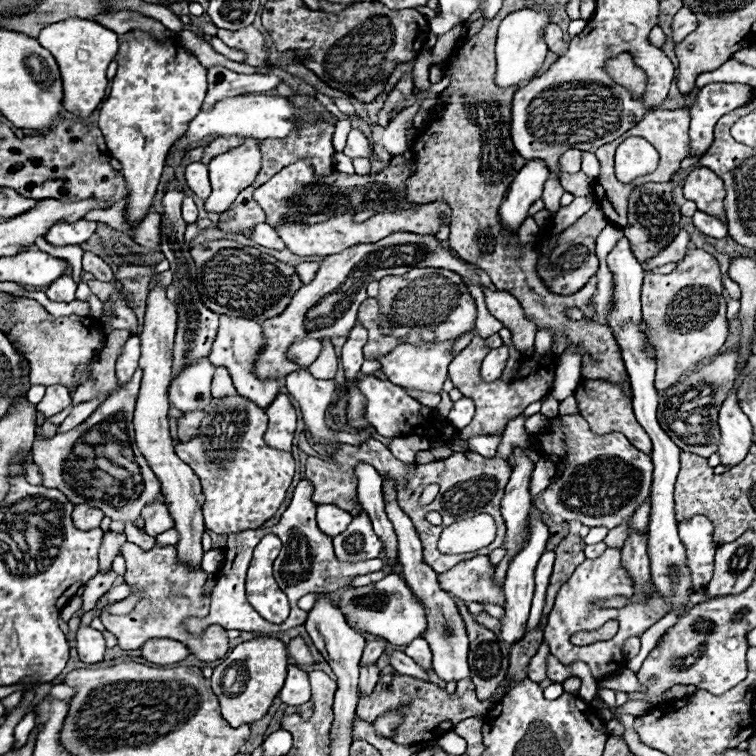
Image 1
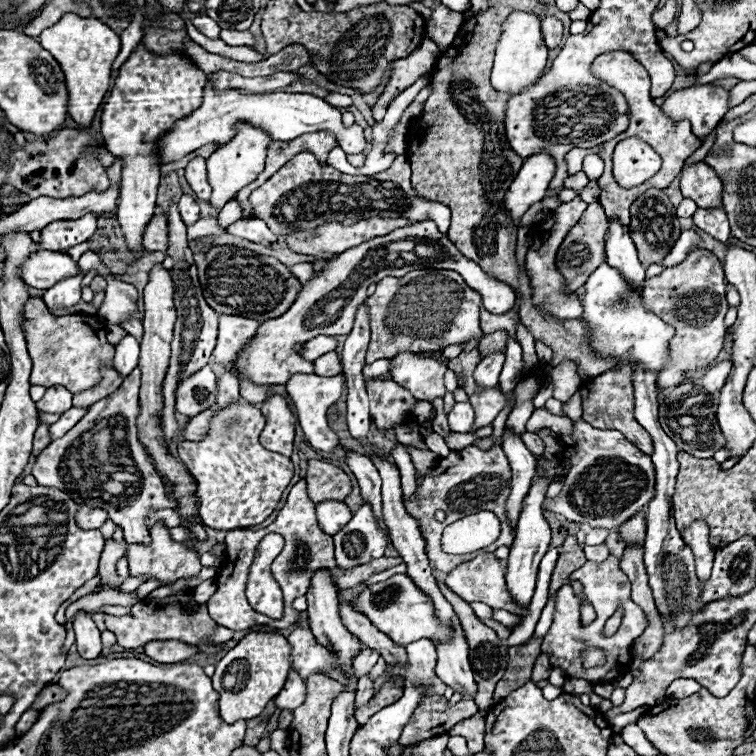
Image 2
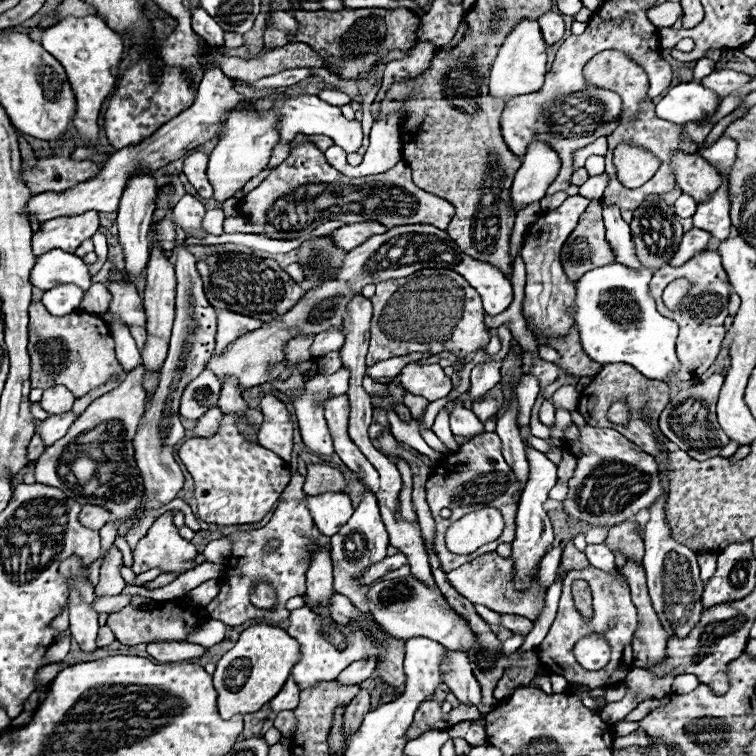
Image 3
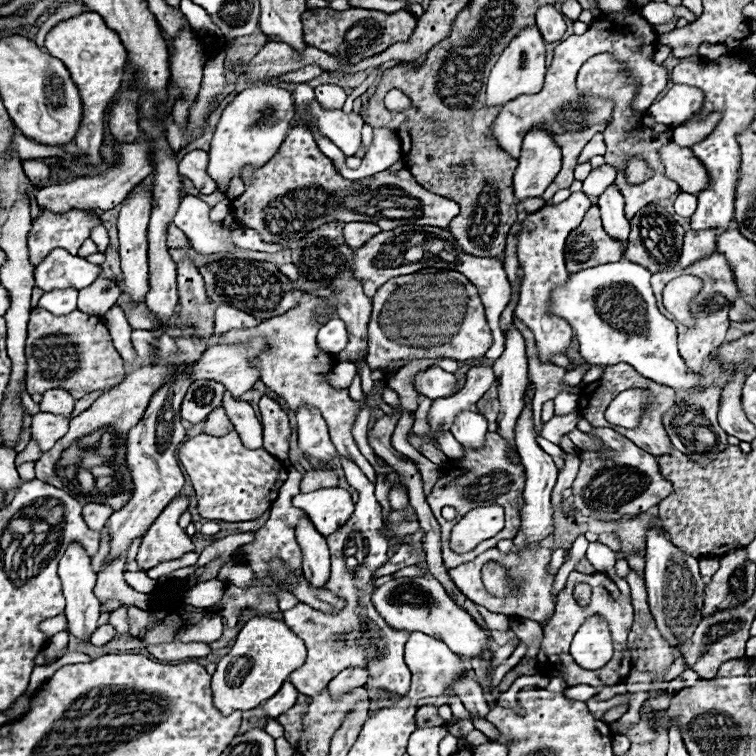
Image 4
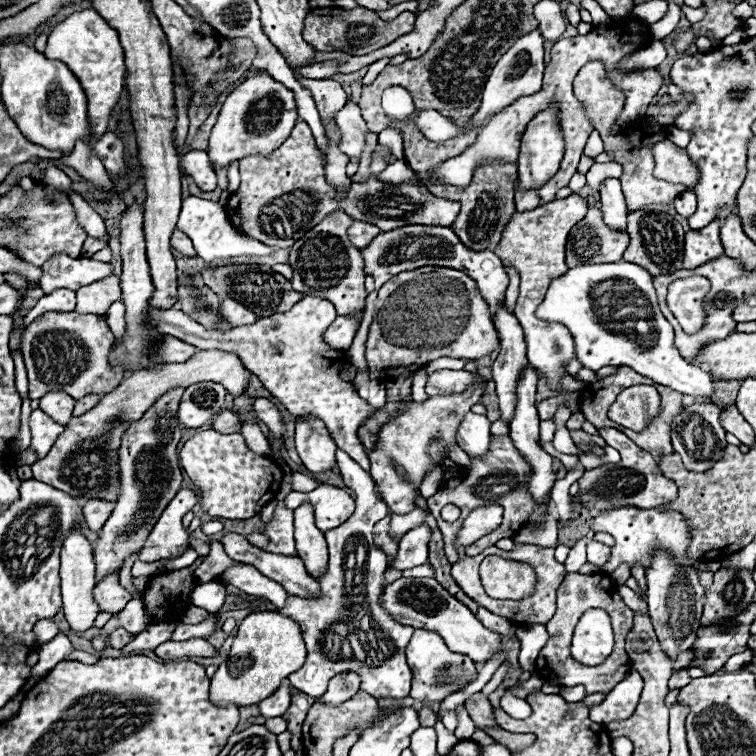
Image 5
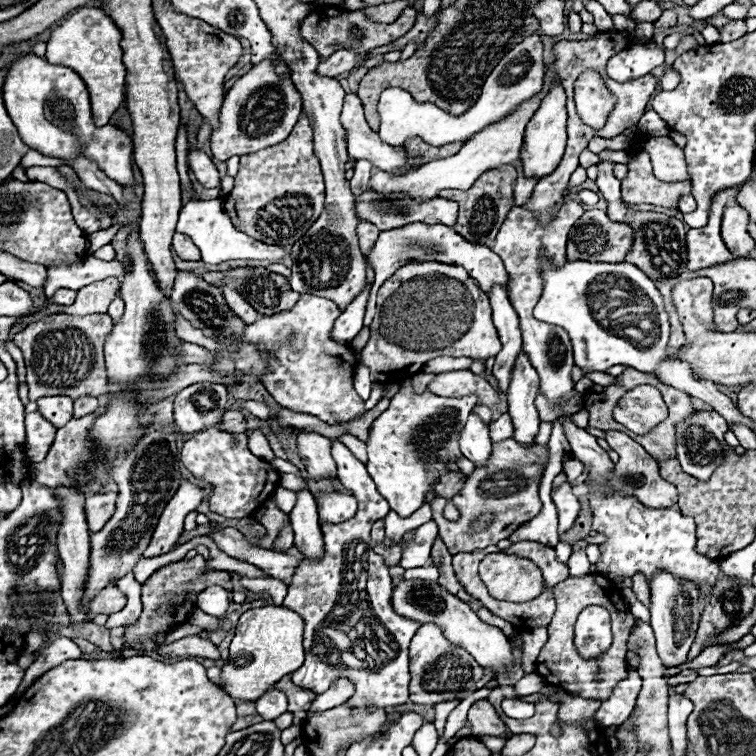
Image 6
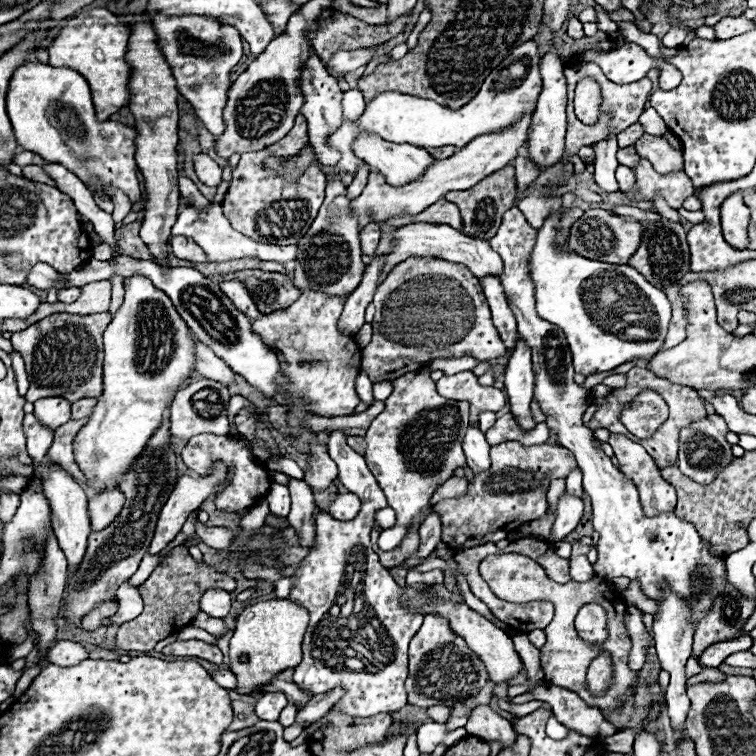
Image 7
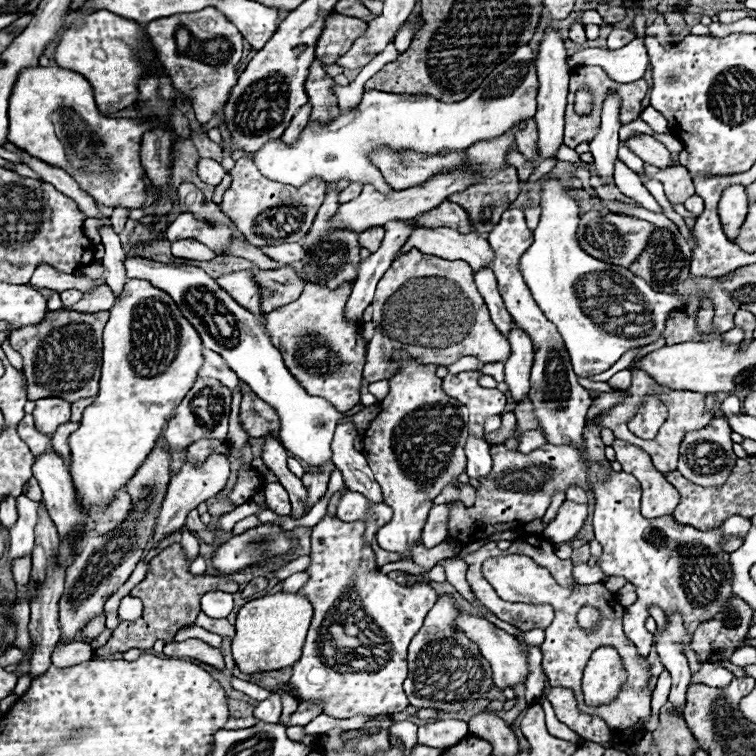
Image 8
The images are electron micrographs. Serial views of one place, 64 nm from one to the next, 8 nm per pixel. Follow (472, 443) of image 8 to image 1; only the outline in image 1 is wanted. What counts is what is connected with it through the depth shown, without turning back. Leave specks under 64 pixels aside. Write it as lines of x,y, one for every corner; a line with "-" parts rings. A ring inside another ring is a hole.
460,398
454,402
450,414
448,414
448,422
456,428
456,430
462,430
466,428
474,418
474,402
470,398

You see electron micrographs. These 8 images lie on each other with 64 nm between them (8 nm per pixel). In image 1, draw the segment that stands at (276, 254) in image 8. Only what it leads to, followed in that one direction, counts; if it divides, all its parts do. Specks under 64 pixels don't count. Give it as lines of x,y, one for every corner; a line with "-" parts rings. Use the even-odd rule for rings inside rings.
184,196
182,200
182,216
186,222
196,222
198,220
198,208
190,196

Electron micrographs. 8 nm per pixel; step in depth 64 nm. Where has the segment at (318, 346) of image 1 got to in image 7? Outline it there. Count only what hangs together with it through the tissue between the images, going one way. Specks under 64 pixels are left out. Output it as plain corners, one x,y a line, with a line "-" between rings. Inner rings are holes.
376,256
366,266
362,282
358,284
358,288
346,300
344,312
340,316
340,330
348,330
348,334
356,334
362,328
362,324
364,324
364,310
372,302
372,296
376,292
378,278
380,278
382,268
384,268
384,260
386,260
384,256

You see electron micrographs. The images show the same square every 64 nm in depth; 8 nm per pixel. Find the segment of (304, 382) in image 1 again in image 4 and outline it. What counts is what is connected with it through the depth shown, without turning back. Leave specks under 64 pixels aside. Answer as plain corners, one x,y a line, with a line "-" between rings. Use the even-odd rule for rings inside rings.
340,362
336,366
336,370
332,372
330,382
334,386
338,386
338,388
348,388
350,382
354,380
354,376
356,376
356,364
352,364
352,362
-
300,408
296,412
296,418
298,448
312,462
312,468
322,468
330,460
334,460
338,452
328,436
328,428
320,412
312,408

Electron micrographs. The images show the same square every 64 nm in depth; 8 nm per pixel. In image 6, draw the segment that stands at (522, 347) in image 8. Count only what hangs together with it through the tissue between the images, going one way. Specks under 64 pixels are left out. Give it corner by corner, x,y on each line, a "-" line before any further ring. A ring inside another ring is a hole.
520,352
518,356
520,358
516,358
512,368
506,400
508,414
514,424
514,440
528,446
534,444
534,436
540,424
534,406
534,398
538,396
538,374
524,352

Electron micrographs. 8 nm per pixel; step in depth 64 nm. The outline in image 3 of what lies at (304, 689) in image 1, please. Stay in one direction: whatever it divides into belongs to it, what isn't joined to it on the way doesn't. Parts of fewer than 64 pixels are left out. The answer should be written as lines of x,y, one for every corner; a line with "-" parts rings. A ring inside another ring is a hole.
288,678
282,690
270,700
272,712
278,714
282,710
294,710
298,706
298,696
300,696
300,688
296,686
296,682
292,682
292,678

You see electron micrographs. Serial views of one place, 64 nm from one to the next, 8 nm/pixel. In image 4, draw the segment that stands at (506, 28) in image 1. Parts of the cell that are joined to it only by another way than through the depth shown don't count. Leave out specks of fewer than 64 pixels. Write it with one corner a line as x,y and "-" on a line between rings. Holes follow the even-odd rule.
536,26
522,30
508,48
502,52
500,60
490,72
490,80
486,84
486,106
504,106
506,102
518,98
520,94
536,94
542,88
544,82
544,40

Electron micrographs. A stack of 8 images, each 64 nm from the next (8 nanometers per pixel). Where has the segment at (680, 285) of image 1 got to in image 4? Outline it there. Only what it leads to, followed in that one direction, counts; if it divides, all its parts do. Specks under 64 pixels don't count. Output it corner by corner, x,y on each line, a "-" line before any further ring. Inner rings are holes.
712,254
712,258
704,258
704,262
696,262
696,266
688,266
684,270
668,270
668,272
658,272
652,274
652,288
656,294
658,304
662,304
662,290
664,286
674,278
674,276
682,276
682,274
692,274
692,276
700,276
704,280
704,288
702,292
694,298
692,302
692,312
696,314
696,326
694,328
684,328
680,322
674,320
674,316
670,316
670,320
676,324
678,328
678,350
680,356
684,358
686,366
690,370
702,370
702,366
710,360
710,354
716,346
720,346
720,342
724,342
724,336
730,328
730,320
728,320
728,310
734,304
734,300
740,296
736,278
732,268
728,266
728,260
722,254

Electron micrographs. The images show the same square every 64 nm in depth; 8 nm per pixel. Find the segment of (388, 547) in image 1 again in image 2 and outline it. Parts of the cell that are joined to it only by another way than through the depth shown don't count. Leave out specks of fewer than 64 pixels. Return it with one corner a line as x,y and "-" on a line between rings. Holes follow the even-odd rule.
340,444
340,448
344,450
344,460
346,460
348,468
352,470
352,474
356,476
356,480
360,484
362,498
368,504
372,504
374,516
378,518
380,526
386,530
386,524
382,520
382,500
380,500
380,484
382,484
382,480
380,480
378,470
374,468
374,464
372,464
372,460
368,456
364,456
360,452
354,452
354,450
350,450
348,446
342,446
342,444

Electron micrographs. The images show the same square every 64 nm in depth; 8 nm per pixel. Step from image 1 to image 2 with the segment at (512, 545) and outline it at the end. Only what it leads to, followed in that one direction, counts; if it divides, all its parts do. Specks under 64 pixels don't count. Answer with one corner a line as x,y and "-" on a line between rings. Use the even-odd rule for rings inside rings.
504,426
504,430
502,430
502,448
512,466
512,484
510,484
512,492
506,502
506,512
512,522
512,528
516,528
516,522
518,522
518,516
522,510
522,500
528,494
526,490
530,488
532,478
534,478
536,460
534,460
532,452
524,446
520,436
514,434
508,426

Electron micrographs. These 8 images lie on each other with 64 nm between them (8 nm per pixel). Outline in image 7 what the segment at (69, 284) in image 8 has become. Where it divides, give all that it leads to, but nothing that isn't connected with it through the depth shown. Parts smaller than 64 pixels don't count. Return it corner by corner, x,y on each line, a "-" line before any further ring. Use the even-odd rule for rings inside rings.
44,262
36,264
36,266
30,270
26,282
28,282
30,286
40,288
40,290
48,290
48,288
58,288
58,290
62,290
62,288
68,288
68,284
64,282
62,274
56,272
52,266
44,264

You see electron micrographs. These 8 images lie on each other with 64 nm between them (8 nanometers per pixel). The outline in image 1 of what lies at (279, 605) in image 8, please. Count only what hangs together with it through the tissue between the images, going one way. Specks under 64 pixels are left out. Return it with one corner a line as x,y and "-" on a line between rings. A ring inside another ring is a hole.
258,636
238,644
226,658
222,658
222,664
214,668
214,674
210,678
212,690
220,700
222,718
230,726
240,726
260,720
284,686
286,668
288,668
288,656
282,640

